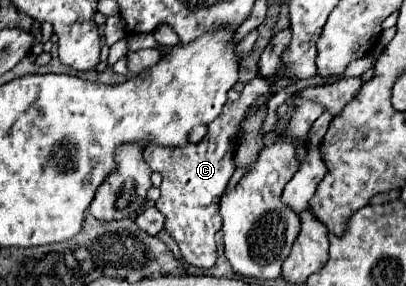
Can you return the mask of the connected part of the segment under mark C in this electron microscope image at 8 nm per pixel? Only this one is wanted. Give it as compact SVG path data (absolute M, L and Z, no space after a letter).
M260 77L248 81L240 99L228 101L220 117L208 125L208 133L202 143L190 143L190 147L184 147L182 151L166 151L166 147L146 147L142 151L148 167L162 175L162 195L154 207L166 217L164 229L178 243L180 255L188 265L212 267L216 263L214 235L222 227L218 205L222 191L236 169L234 163L230 163L230 139L234 139L234 131L238 131L238 123L242 121L242 115L246 115L246 107L250 107L258 95L270 97L270 81Z

